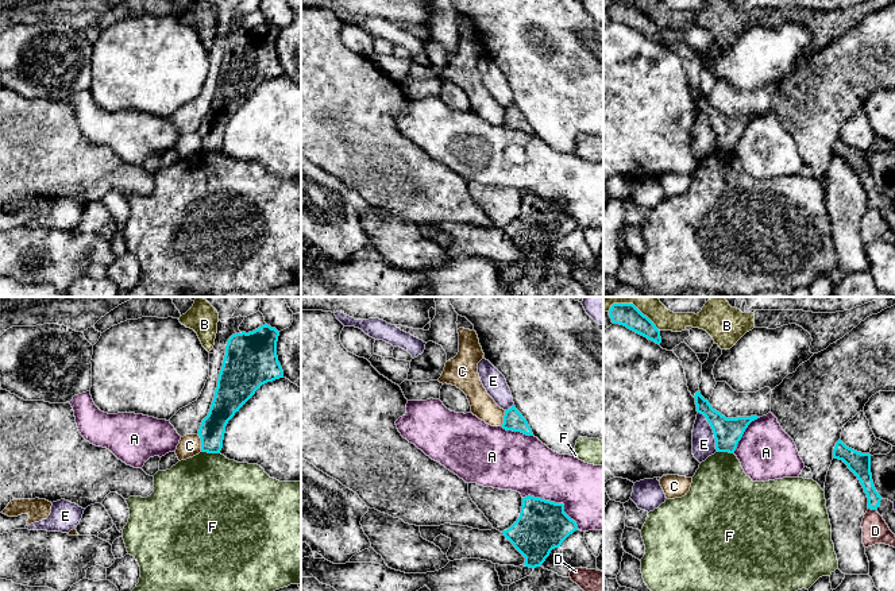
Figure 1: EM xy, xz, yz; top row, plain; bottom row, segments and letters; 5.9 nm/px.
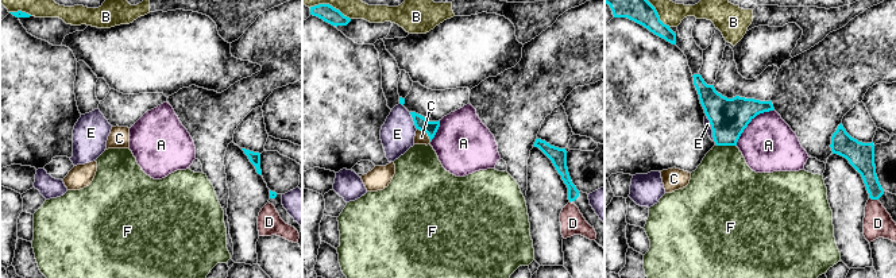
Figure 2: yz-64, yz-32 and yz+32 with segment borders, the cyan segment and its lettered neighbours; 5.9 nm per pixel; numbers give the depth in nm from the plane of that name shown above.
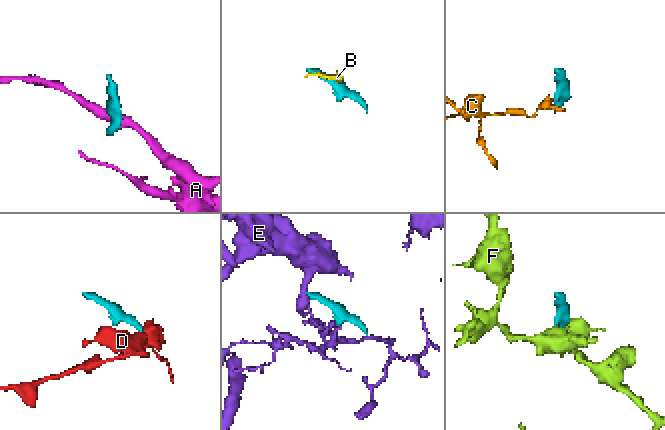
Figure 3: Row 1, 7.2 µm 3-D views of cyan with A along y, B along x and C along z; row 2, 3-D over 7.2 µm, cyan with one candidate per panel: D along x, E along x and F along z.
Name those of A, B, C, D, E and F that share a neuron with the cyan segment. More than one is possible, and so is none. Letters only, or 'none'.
none

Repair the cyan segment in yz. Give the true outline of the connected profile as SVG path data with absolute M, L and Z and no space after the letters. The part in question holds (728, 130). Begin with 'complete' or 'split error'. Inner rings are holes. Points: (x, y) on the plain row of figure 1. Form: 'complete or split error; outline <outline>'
complete; outline M697 89L694 96L697 109L706 115L713 127L717 150L733 151L748 123L760 116L757 113L726 116L711 105L709 98L701 93L701 89Z

